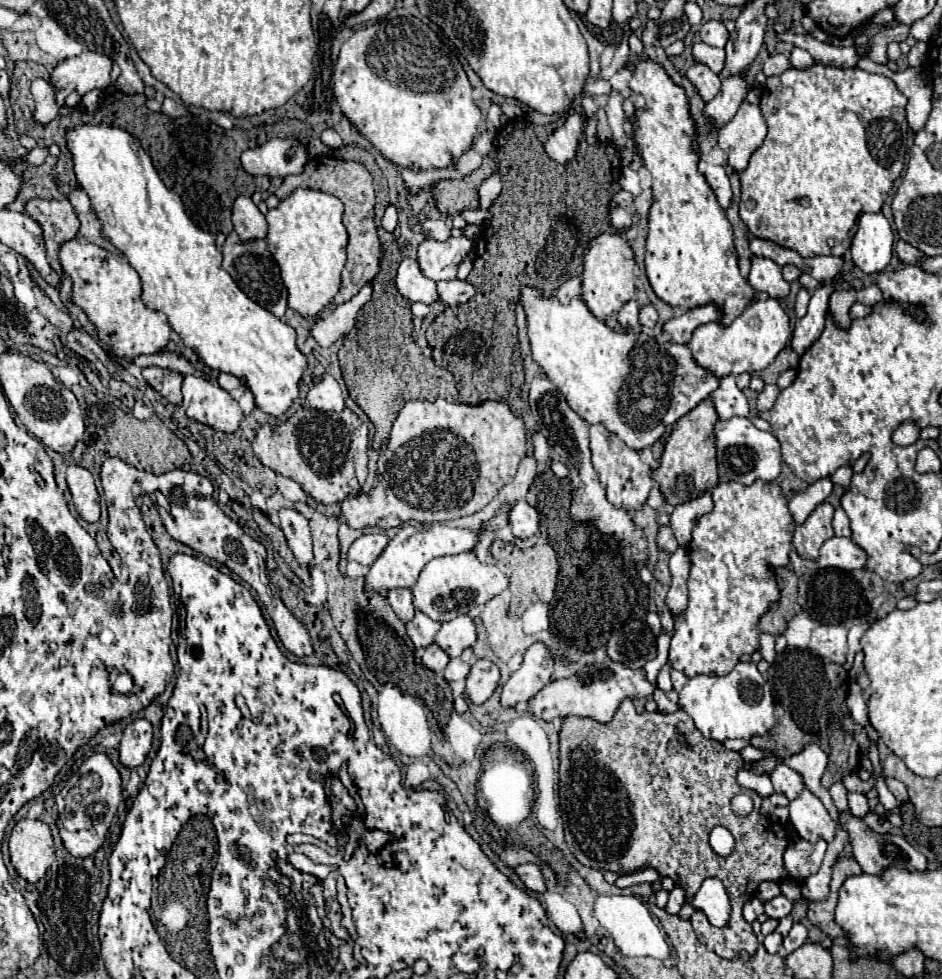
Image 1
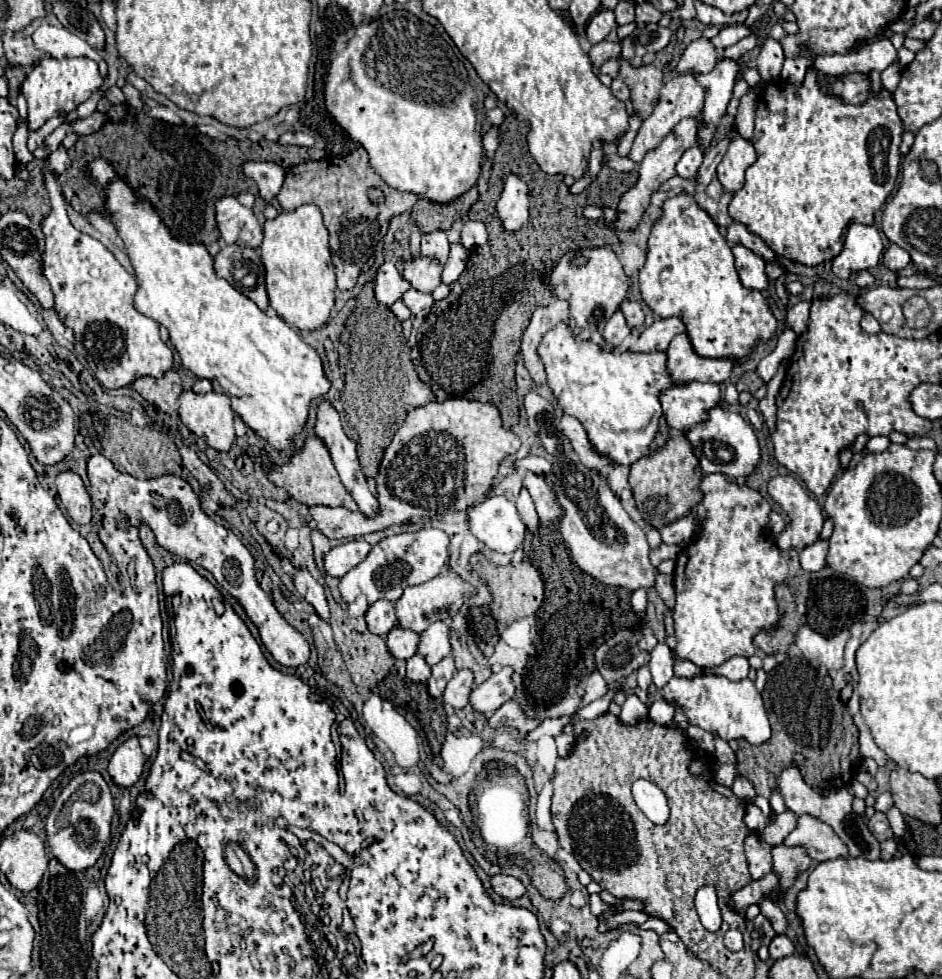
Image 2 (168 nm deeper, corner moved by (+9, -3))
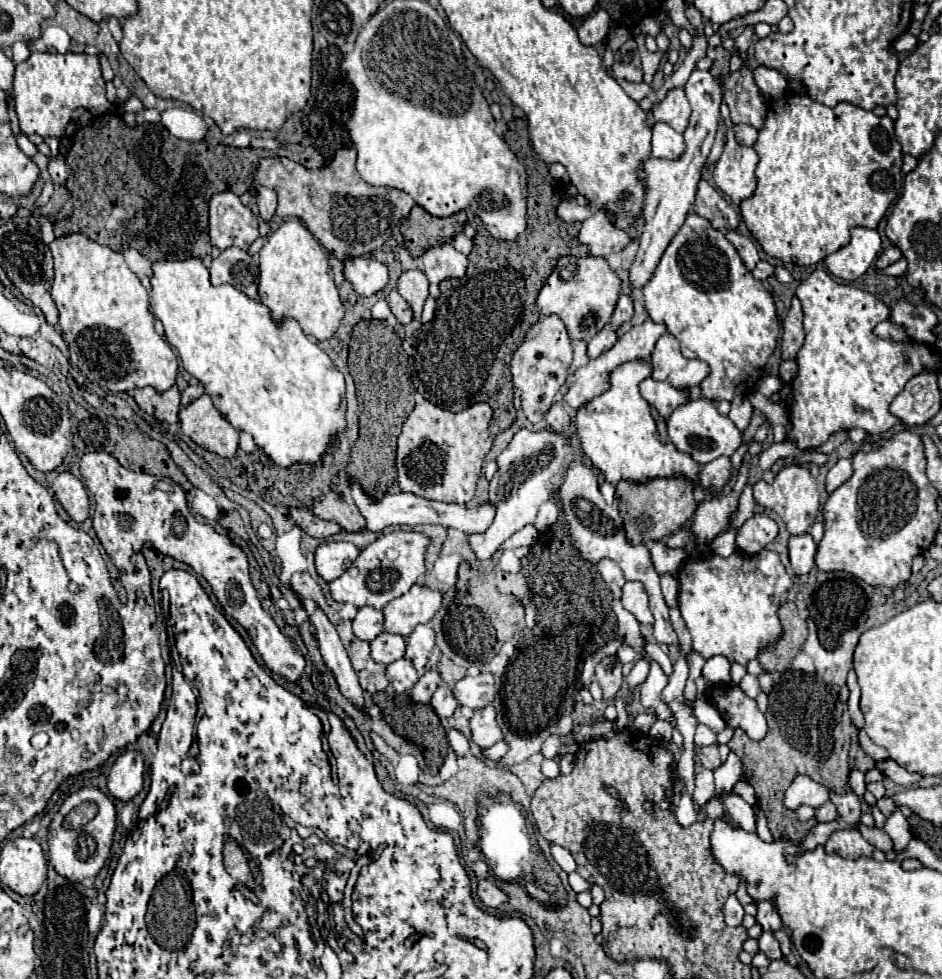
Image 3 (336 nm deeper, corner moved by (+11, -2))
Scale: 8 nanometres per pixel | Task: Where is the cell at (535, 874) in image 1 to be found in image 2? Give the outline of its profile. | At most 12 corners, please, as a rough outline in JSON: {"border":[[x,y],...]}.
{"border":[[494,875],[492,887],[510,901],[526,893],[524,883],[512,875]]}

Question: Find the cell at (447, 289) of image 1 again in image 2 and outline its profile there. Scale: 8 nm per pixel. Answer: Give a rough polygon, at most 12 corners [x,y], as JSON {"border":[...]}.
{"border":[[416,289],[406,291],[402,301],[416,317],[426,317],[434,297]]}

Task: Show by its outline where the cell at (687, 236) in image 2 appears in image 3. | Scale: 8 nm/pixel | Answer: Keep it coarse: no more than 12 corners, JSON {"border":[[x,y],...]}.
{"border":[[690,214],[642,288],[704,360],[704,398],[750,396],[776,304],[724,232]]}

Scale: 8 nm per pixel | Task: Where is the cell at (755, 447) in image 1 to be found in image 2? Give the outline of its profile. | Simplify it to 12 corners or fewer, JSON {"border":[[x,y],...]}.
{"border":[[714,407],[688,429],[704,473],[746,479],[760,445],[740,413]]}

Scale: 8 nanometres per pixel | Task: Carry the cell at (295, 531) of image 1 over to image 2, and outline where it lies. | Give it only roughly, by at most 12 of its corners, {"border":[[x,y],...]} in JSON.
{"border":[[304,567],[294,569],[296,591],[328,621],[322,585]]}

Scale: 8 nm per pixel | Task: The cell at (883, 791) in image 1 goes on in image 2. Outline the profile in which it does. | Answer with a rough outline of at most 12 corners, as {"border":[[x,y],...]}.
{"border":[[896,807],[888,809],[888,821],[896,837],[904,833],[904,819]]}

